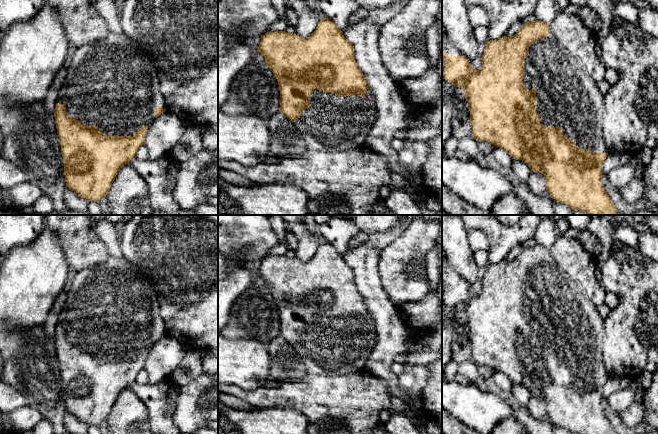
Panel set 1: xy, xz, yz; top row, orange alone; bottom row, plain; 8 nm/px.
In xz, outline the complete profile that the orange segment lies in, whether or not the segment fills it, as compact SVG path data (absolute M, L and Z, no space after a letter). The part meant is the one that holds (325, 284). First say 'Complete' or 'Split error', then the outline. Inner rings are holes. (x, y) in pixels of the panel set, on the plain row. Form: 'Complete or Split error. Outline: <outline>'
Split error. Outline: M328 242L320 244L315 255L306 262L285 255L266 256L261 260L257 276L265 282L264 287L271 293L277 303L280 315L279 335L284 338L300 356L301 361L306 366L307 375L339 376L365 371L366 362L368 361L377 340L374 320L369 315L365 301L356 287L352 268L344 261L343 256L333 245Z

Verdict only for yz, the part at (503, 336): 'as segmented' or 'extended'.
extended

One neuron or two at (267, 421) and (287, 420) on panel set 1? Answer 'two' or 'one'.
one

